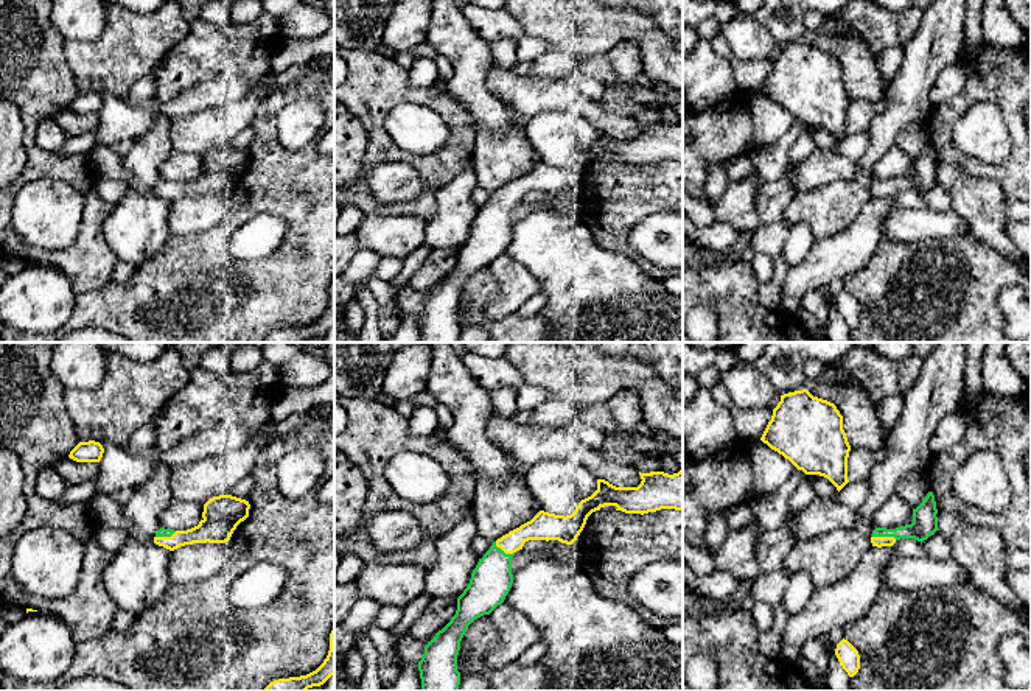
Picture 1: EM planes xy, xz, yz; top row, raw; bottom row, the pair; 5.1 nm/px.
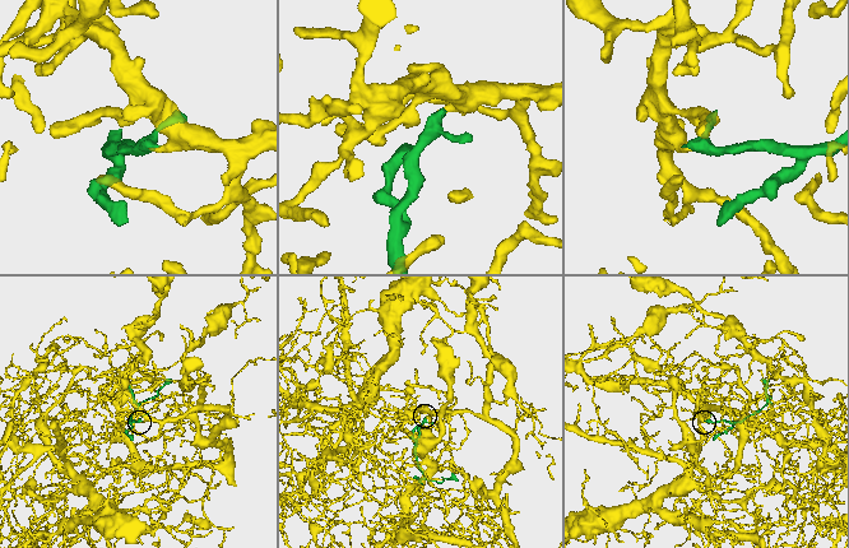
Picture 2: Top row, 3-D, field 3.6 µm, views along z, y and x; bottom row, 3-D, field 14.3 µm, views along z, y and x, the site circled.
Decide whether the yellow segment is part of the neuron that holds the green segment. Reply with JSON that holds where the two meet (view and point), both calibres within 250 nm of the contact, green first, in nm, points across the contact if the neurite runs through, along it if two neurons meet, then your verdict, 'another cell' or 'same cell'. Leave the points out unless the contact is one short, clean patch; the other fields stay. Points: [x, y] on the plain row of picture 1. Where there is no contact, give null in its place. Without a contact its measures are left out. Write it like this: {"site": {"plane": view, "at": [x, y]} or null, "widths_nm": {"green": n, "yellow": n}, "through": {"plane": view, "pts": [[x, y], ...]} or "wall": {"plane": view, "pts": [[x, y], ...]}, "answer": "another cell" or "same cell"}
{"site": {"plane": "yz", "at": [885, 187]}, "widths_nm": {"green": 130, "yellow": 60}, "through": {"plane": "yz", "pts": [[924, 175], [915, 182], [885, 187], [879, 193]]}, "answer": "same cell"}

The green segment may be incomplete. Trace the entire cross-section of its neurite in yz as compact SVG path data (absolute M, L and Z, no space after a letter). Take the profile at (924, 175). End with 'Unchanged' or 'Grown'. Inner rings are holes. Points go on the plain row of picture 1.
M928 143L924 153L913 160L913 174L896 181L875 179L872 182L872 198L893 198L900 190L914 190L917 193L927 191L938 181L938 160L933 143Z. Grown

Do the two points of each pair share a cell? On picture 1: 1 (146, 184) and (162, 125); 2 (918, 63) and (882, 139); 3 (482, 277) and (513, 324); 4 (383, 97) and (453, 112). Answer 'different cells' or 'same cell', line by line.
1: same cell
2: same cell
3: same cell
4: same cell

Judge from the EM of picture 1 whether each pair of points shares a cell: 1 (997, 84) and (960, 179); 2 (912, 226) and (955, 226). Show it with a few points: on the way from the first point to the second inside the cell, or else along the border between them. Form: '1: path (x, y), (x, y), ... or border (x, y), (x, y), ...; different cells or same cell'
1: border (938, 159), (960, 164), (971, 175), (997, 182); different cells
2: path (922, 226), (944, 226); same cell

